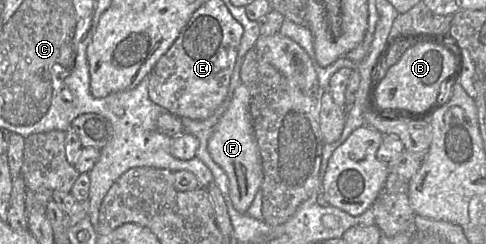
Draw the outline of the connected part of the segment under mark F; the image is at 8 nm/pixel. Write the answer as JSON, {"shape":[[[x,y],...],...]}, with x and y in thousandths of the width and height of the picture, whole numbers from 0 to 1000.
{"shape":[[[496,340],[484,365],[471,439],[440,516],[428,574],[428,623],[469,725],[471,803],[479,848],[504,877],[535,775],[541,697],[514,467],[514,389],[502,344]]]}

